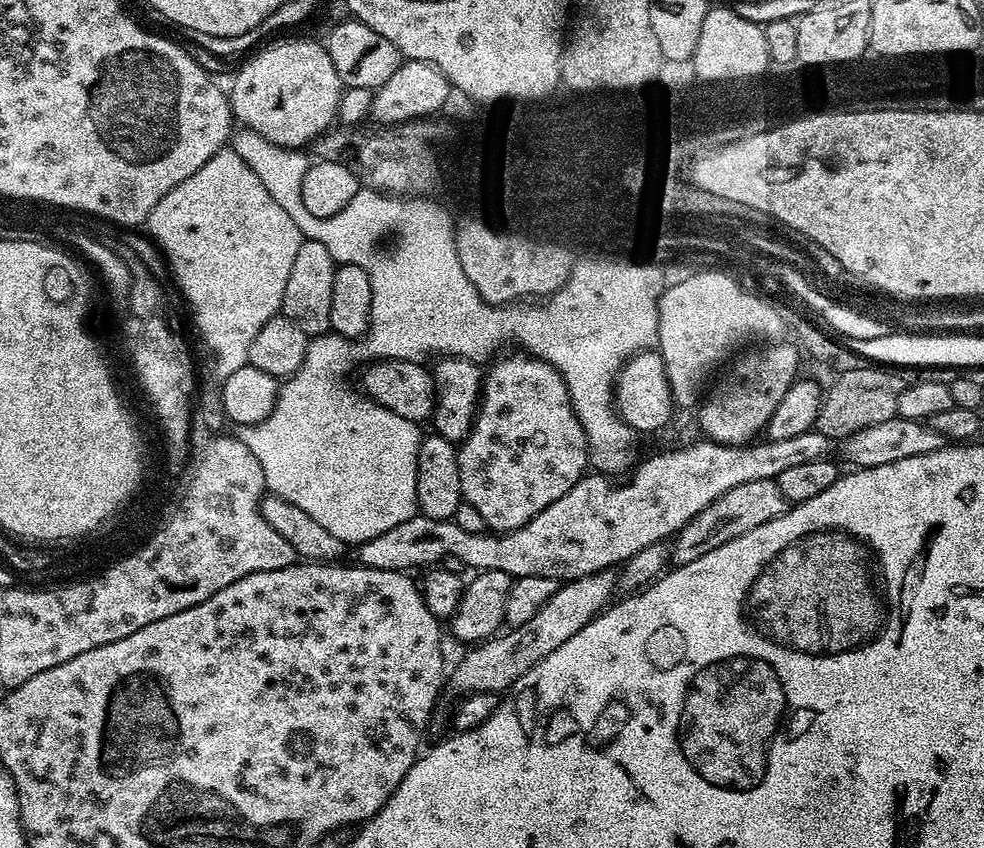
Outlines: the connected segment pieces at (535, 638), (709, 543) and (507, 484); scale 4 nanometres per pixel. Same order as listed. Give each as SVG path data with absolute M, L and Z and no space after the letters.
M604 569L592 575L565 581L557 587L550 601L542 606L542 610L538 610L538 614L534 614L522 627L509 629L504 636L498 634L471 647L453 672L451 669L448 676L449 689L452 688L458 696L476 692L500 694L511 689L542 658L562 646L562 643L588 625L593 617L609 605L610 596L613 597L615 593L617 579L617 573L613 569Z
M759 480L734 486L722 498L706 506L706 510L698 513L681 532L676 533L670 544L671 563L678 565L694 562L694 558L702 558L702 554L754 530L754 526L762 526L778 518L784 511L786 501L775 480Z
M527 354L519 355L520 356L501 355L499 359L491 365L493 368L490 370L487 369L484 378L484 390L480 397L480 407L476 414L476 420L472 424L470 434L458 448L458 478L462 478L463 503L474 506L474 510L478 510L478 514L482 514L485 525L496 534L501 532L513 532L522 526L526 526L526 522L530 522L530 518L542 514L542 510L546 510L546 506L550 506L550 502L558 502L558 498L562 498L562 494L566 494L566 490L573 488L573 486L586 475L590 468L590 453L588 451L586 430L574 410L572 399L570 398L568 387L562 378L562 374L558 374L558 370L554 366L550 366L547 362L540 359L539 356L530 356Z

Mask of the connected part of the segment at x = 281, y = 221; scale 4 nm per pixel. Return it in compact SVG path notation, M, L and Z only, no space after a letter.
M231 146L221 148L218 154L214 154L214 158L210 158L210 162L206 162L206 166L194 170L194 174L190 174L190 178L186 178L186 182L178 182L178 186L174 186L174 190L170 190L170 194L166 194L166 198L162 198L162 202L158 202L158 206L154 206L154 210L150 210L146 221L146 232L159 245L170 269L171 279L173 281L176 279L176 284L180 287L180 292L184 295L189 310L192 311L192 320L196 323L201 338L208 343L213 358L216 359L217 377L221 381L230 378L230 374L242 370L242 366L249 363L250 342L254 342L258 330L262 330L262 326L266 326L266 322L270 322L270 318L274 318L280 312L282 294L286 290L286 278L290 278L290 270L294 267L294 258L298 255L298 246L302 246L304 235L300 233L298 226L294 226L294 218L290 218L290 214L286 214L286 210L282 210L282 206L278 206L278 202L274 202L274 198L270 198L270 194L263 188L262 182L258 182L254 170L250 170L250 166L246 166L246 162L242 162L242 158L238 158L238 154L234 154Z

